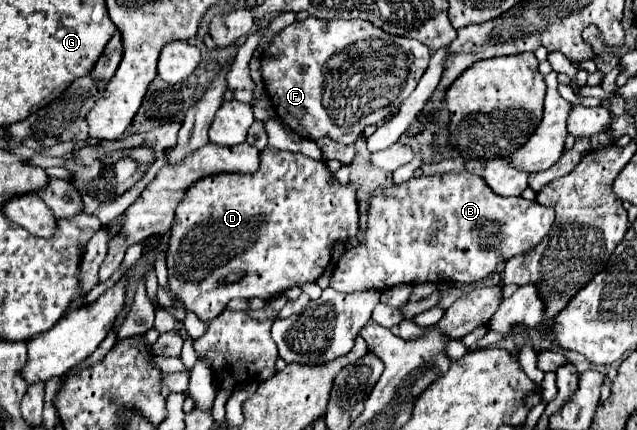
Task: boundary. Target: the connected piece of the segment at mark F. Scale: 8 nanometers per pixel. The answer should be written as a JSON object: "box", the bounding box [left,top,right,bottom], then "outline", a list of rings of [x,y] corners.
{"box":[261,16,429,142],"outline":[[[309,16],[305,22],[293,22],[291,26],[283,28],[275,40],[271,42],[271,46],[261,54],[261,70],[263,70],[263,82],[265,82],[265,88],[267,88],[267,94],[271,98],[271,102],[275,104],[275,112],[277,116],[289,126],[293,128],[299,136],[307,136],[309,140],[319,140],[319,138],[331,138],[331,140],[337,140],[337,142],[355,142],[363,128],[369,126],[369,124],[377,124],[379,120],[383,120],[385,116],[389,116],[395,108],[399,108],[403,104],[403,100],[415,90],[419,78],[423,76],[423,72],[427,70],[429,66],[429,48],[425,44],[421,44],[419,40],[413,40],[413,38],[401,38],[401,36],[393,36],[393,34],[387,34],[383,32],[381,28],[375,28],[373,24],[365,22],[365,20],[319,20],[319,18],[313,18]]]}

